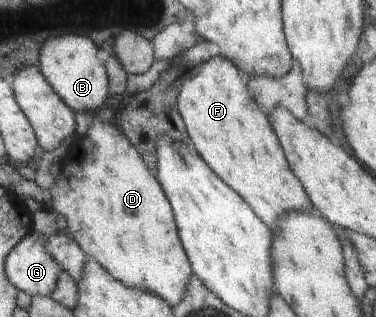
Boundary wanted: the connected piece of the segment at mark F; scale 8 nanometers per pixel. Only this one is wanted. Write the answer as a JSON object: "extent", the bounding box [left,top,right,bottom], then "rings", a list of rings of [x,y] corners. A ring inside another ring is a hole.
{"extent":[178,55,312,233],"rings":[[[216,55],[191,67],[189,77],[178,93],[178,110],[190,134],[192,145],[216,174],[251,206],[275,233],[278,221],[291,210],[312,211],[305,186],[283,155],[276,131],[271,129],[267,115],[249,97],[235,64]]]}

